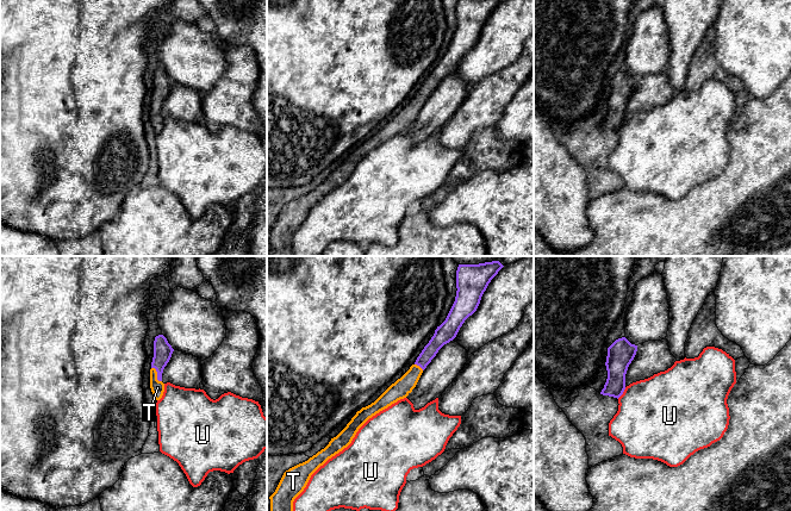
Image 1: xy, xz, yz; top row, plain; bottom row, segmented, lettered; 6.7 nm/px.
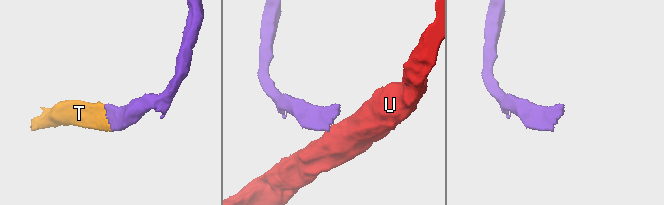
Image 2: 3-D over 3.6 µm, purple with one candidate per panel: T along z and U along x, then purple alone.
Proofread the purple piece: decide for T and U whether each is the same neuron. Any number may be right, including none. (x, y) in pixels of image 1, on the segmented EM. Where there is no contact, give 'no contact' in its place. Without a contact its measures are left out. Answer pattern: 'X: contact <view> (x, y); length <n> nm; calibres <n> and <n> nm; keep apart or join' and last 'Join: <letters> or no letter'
T: contact xy (157, 374); length 120 nm; calibres 130 and 100 nm; join
U: contact yz (622, 393); length 100 nm; calibres 170 and 480 nm; keep apart
Join: T

